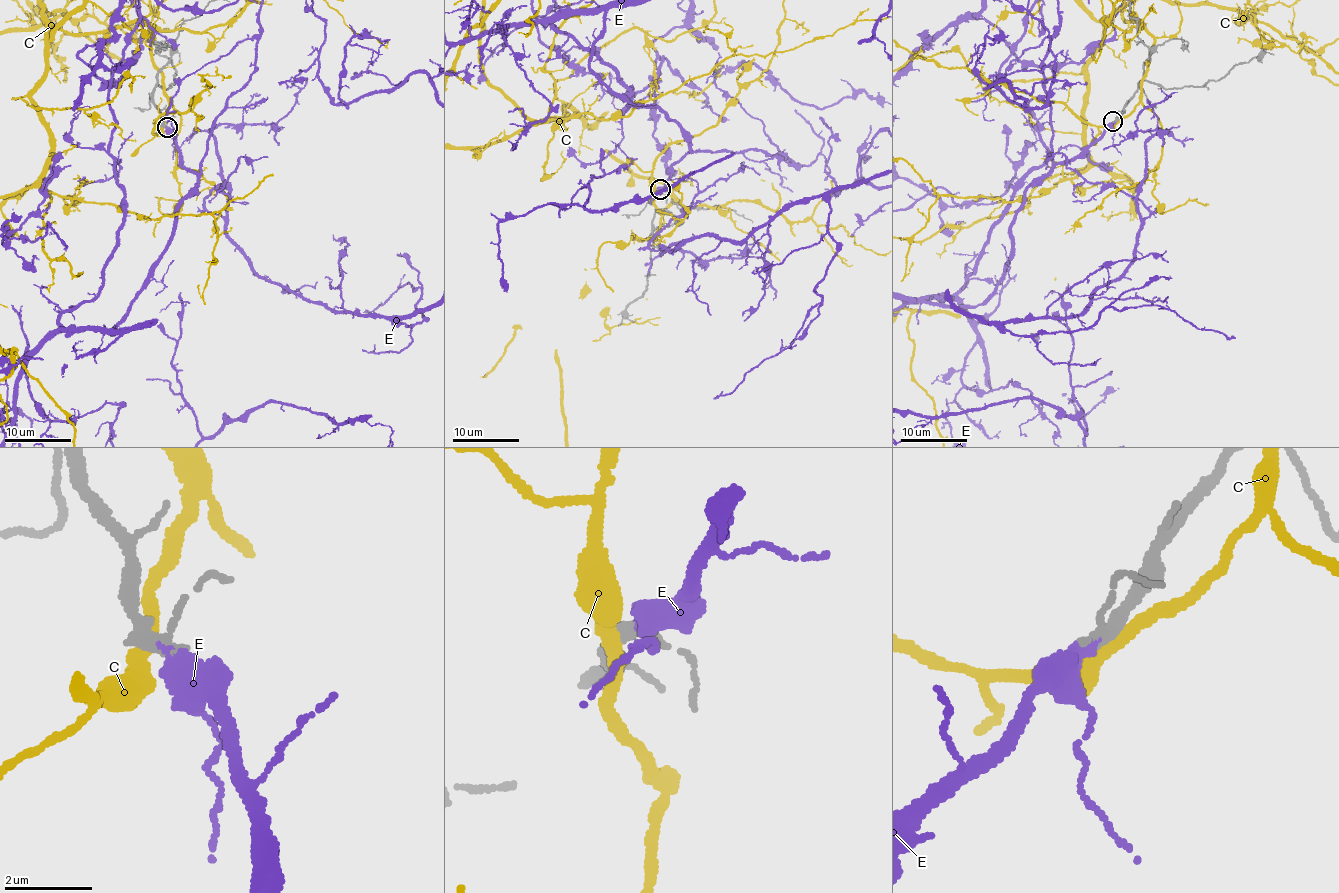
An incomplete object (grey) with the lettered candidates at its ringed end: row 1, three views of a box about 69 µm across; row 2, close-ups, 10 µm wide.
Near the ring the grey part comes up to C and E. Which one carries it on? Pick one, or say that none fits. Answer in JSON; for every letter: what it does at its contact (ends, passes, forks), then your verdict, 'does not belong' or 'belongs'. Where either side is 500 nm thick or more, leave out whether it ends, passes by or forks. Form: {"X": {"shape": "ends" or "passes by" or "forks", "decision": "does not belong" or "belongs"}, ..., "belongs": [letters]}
{"C": {"shape": "passes by", "decision": "does not belong"}, "E": {"shape": "ends", "decision": "belongs"}, "belongs": ["E"]}

